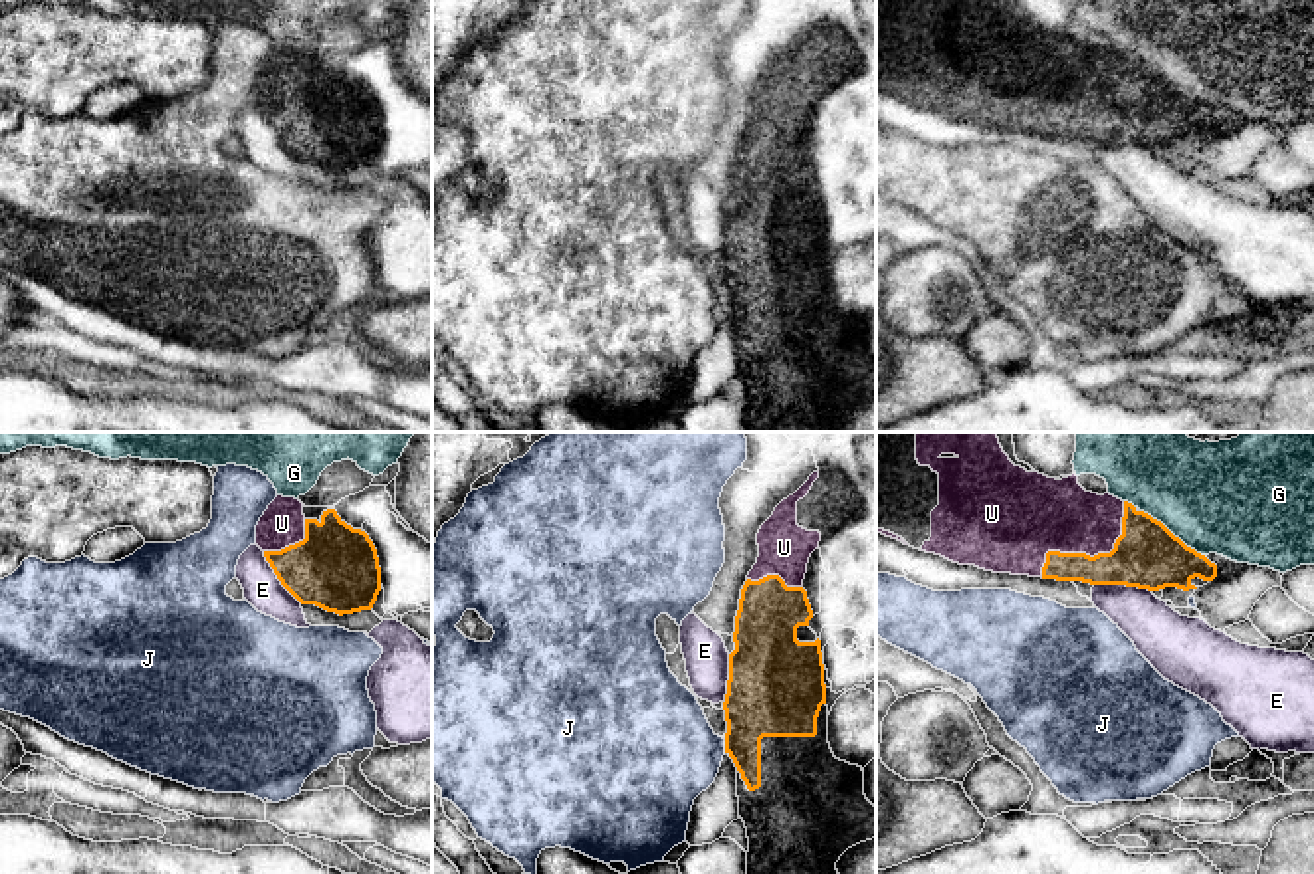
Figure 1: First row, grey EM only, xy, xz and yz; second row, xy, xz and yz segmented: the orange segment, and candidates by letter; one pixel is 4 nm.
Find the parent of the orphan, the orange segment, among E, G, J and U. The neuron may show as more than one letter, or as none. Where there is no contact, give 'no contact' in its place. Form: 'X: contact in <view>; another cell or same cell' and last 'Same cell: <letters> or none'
E: contact in yz; another cell
G: contact in yz; another cell
J: contact in xz; another cell
U: contact in yz; same cell
Same cell: U

